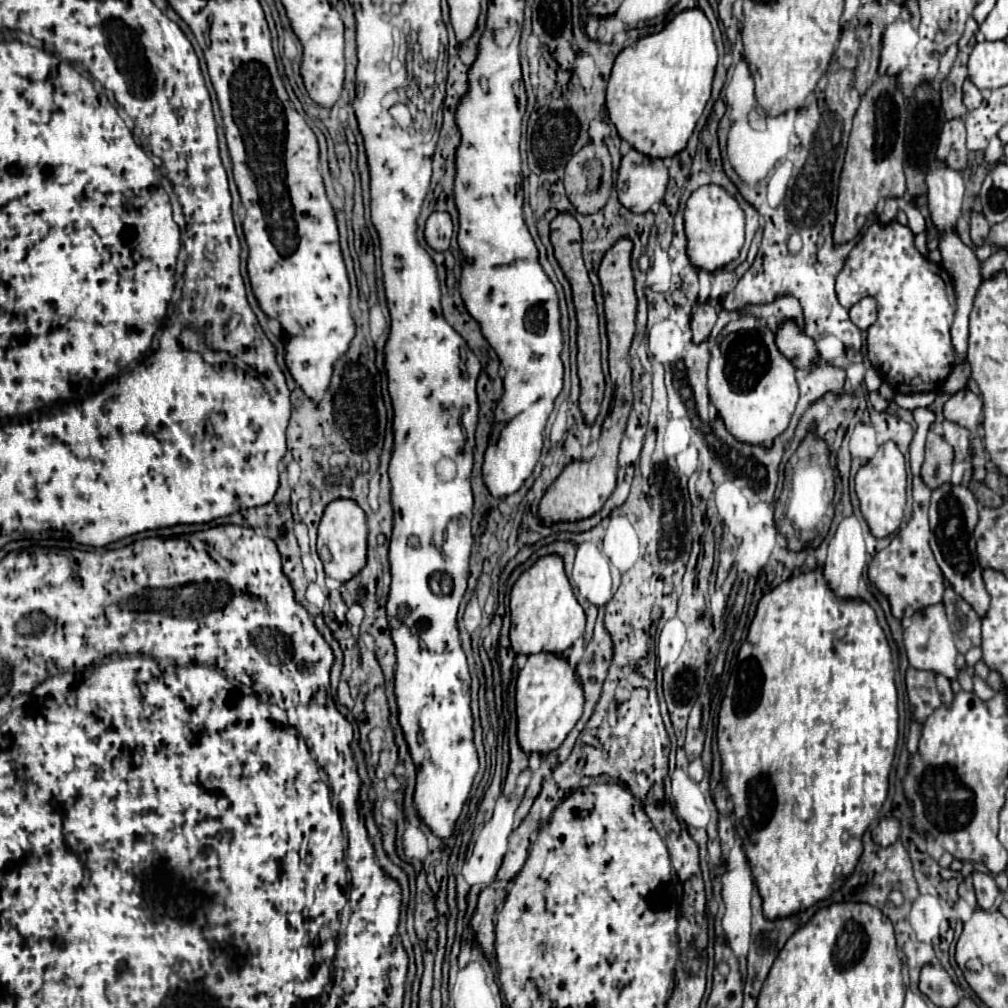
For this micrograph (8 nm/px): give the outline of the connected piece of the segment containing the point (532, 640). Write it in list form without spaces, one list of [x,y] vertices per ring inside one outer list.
[[[544,555],[520,575],[510,593],[510,619],[512,649],[524,655],[538,651],[562,655],[578,637],[584,635],[586,611],[574,595],[570,579],[564,571],[564,559],[560,559],[560,555]]]

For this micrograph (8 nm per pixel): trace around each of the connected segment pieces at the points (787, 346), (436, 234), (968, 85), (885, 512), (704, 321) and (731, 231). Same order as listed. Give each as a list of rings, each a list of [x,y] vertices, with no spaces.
[[[786,319],[778,327],[776,345],[778,345],[780,353],[794,363],[794,367],[812,365],[818,355],[814,339],[804,335],[804,329],[794,319]]]
[[[432,213],[426,221],[426,241],[434,251],[446,251],[452,237],[452,219],[448,213]]]
[[[966,79],[966,81],[964,81],[964,105],[966,105],[966,109],[968,109],[968,111],[970,111],[970,109],[976,109],[980,103],[982,103],[982,93],[980,93],[980,89],[978,89],[970,79]]]
[[[888,441],[878,447],[876,455],[856,473],[856,495],[860,499],[862,515],[874,537],[888,537],[902,523],[902,511],[906,505],[906,459],[896,443]]]
[[[704,303],[704,305],[698,305],[692,313],[692,333],[694,333],[694,343],[702,343],[704,339],[710,337],[710,331],[716,323],[716,317],[718,317],[718,311],[714,305],[710,303]]]
[[[698,187],[686,203],[684,223],[688,237],[688,255],[694,267],[702,271],[716,271],[740,255],[740,249],[744,245],[744,211],[724,187]]]

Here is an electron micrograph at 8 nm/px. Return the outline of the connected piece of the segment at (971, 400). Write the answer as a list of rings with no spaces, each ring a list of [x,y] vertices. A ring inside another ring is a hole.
[[[970,389],[954,393],[944,405],[944,417],[952,423],[970,429],[972,433],[976,433],[978,429],[980,411],[982,411],[982,399]]]

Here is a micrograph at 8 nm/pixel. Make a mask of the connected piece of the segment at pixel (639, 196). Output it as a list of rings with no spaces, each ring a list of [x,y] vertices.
[[[636,149],[622,157],[618,169],[616,191],[620,203],[634,211],[646,213],[654,203],[664,197],[668,185],[668,167],[662,159],[652,159]]]

